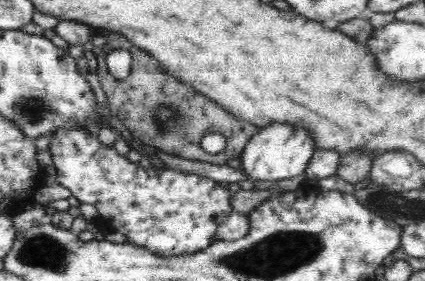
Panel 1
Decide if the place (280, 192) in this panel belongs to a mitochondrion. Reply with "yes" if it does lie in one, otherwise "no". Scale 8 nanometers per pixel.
no

